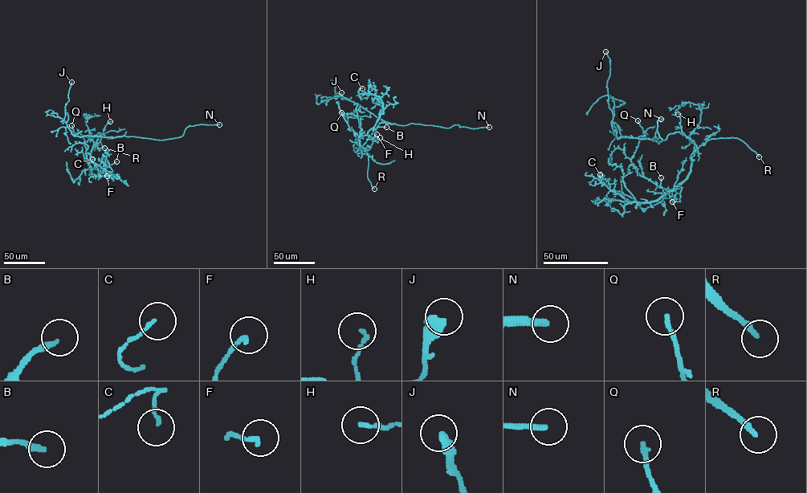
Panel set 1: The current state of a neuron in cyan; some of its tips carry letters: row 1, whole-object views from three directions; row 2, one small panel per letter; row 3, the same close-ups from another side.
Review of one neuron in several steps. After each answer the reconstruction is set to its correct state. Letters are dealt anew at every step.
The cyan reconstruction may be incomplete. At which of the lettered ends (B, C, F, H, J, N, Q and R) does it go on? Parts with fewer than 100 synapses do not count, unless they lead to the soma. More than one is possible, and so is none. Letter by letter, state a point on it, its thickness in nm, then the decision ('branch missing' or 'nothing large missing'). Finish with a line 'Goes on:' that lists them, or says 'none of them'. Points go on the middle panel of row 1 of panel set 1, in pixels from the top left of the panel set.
B: at (386, 127); 240 nm thick; nothing large missing
C: at (362, 88); 120 nm thick; nothing large missing
F: at (377, 134); 150 nm thick; nothing large missing
H: at (380, 137); 140 nm thick; nothing large missing
J: at (341, 92); 400 nm thick; nothing large missing
N: at (489, 127); 240 nm thick; branch missing
Q: at (341, 112); 180 nm thick; nothing large missing
R: at (374, 189); 240 nm thick; branch missing
Goes on: N, R

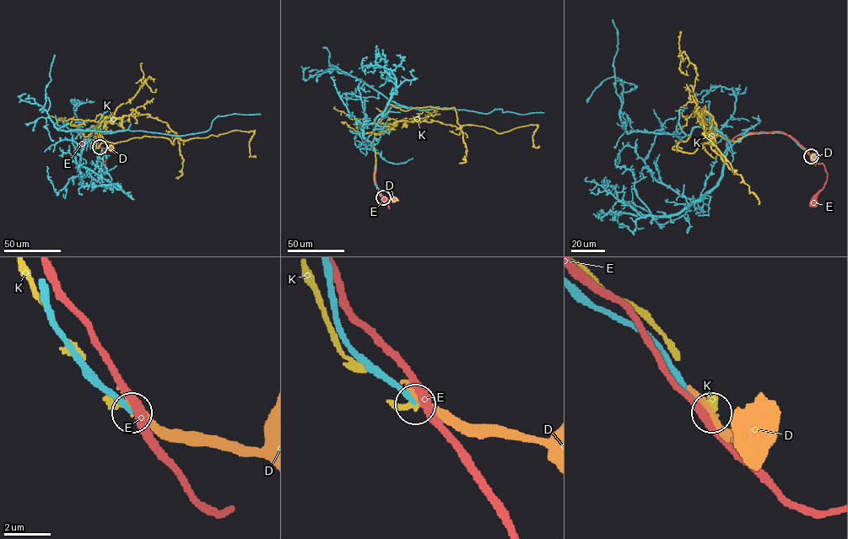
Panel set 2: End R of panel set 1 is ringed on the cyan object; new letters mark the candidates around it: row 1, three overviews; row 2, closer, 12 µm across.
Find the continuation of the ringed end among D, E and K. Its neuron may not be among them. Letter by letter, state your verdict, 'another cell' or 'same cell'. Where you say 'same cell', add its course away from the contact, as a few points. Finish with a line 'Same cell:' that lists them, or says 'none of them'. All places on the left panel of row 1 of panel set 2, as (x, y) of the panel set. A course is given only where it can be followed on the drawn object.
D: another cell
E: another cell
K: another cell
Same cell: none of them

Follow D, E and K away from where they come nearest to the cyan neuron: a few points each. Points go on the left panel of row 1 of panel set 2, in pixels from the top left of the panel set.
D: (99, 146), (110, 147)
E: (99, 147), (105, 152), (100, 178)
K: (99, 147), (90, 131), (104, 120), (146, 114), (182, 140), (253, 131), (256, 156)

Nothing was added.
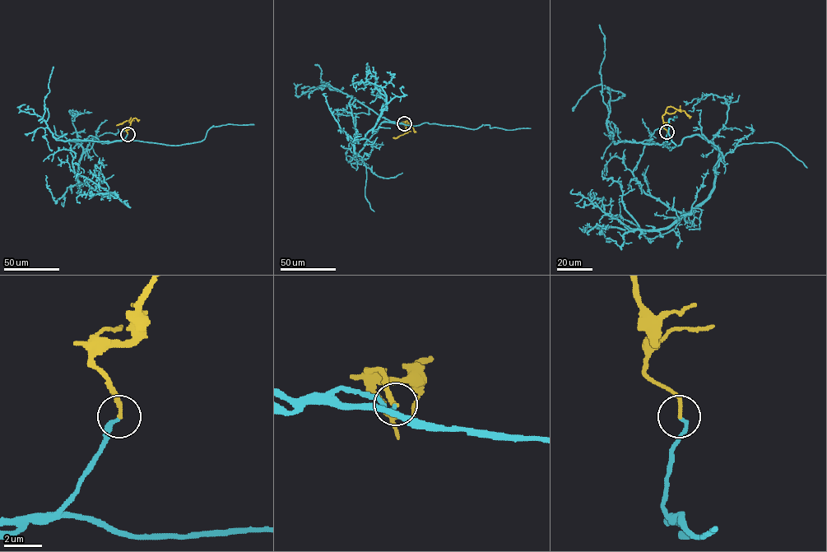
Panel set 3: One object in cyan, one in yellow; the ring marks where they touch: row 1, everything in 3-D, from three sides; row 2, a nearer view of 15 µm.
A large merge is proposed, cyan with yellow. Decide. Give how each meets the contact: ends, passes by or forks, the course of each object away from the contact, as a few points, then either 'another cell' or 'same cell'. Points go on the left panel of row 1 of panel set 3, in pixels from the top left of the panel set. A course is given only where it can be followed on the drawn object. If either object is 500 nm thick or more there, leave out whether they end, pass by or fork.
cyan ends | yellow ends | cyan via (127, 134), (104, 143), (90, 136), (81, 144), (78, 179), (109, 194), (76, 175), (81, 171) | yellow via (127, 134), (130, 120), (116, 125) | same cell

